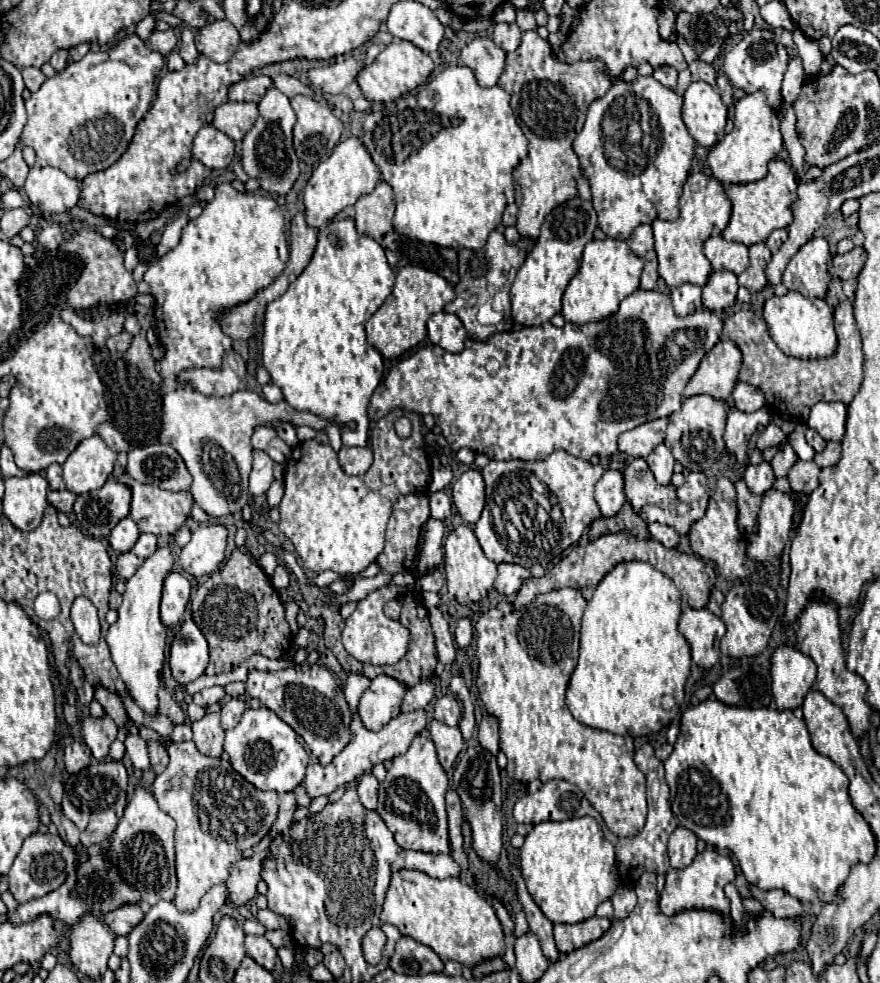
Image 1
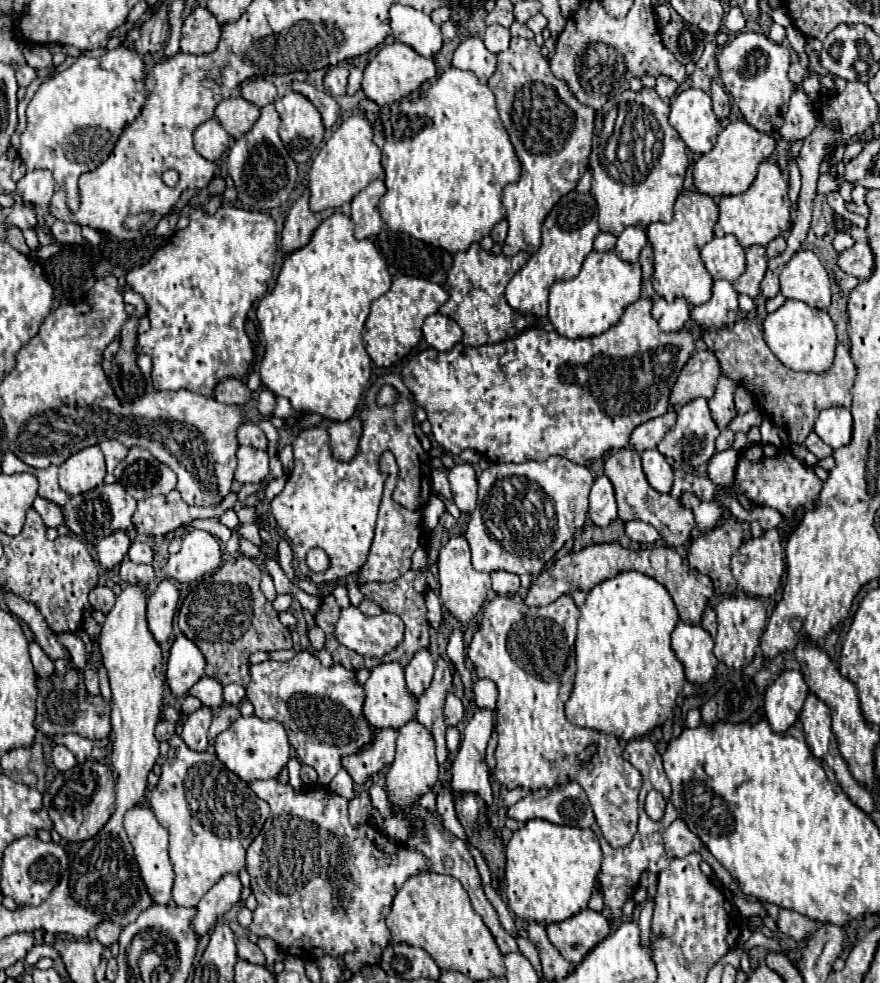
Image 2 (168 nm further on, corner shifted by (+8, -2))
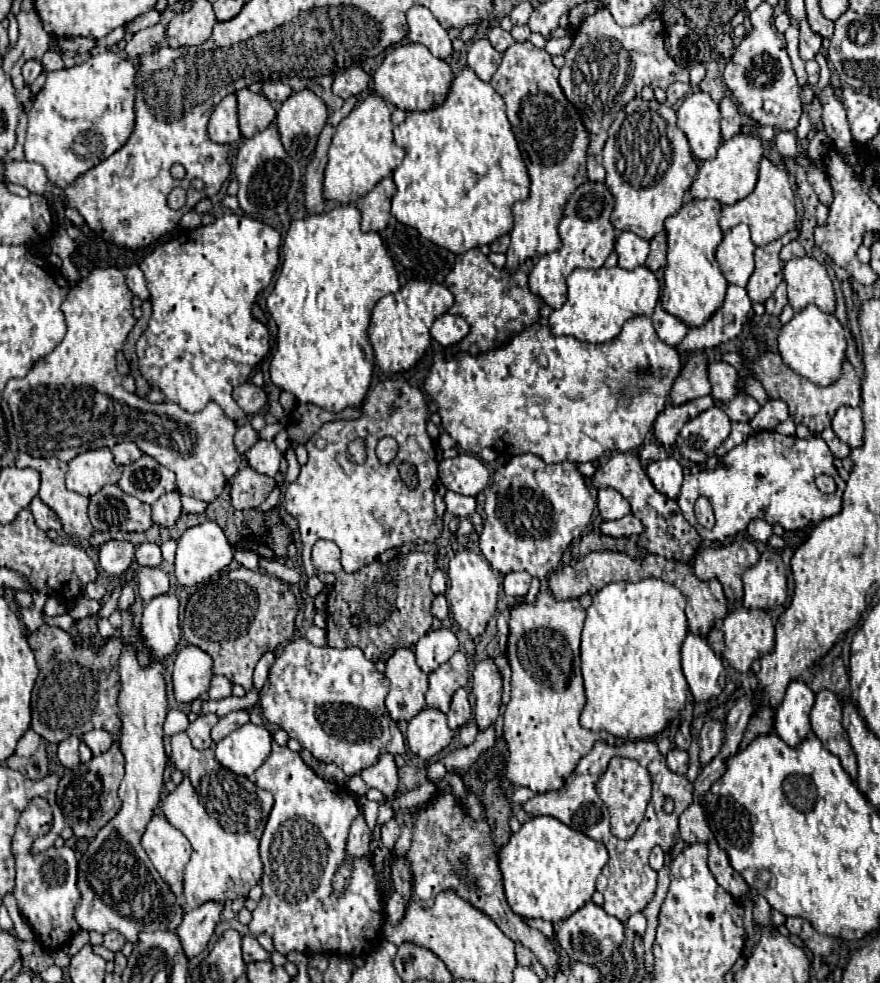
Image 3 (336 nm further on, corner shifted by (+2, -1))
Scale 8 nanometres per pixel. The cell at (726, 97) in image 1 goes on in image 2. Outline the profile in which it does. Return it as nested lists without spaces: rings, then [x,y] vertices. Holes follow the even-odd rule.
[[[712,81],[712,91],[710,91],[710,97],[712,97],[712,107],[714,107],[714,113],[716,117],[722,121],[730,115],[730,97],[728,93],[724,91],[724,87],[720,85],[720,81]]]

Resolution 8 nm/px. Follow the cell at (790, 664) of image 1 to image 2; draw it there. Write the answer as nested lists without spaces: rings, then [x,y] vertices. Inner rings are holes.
[[[784,671],[764,693],[766,719],[776,733],[790,729],[802,711],[808,685],[800,671]]]

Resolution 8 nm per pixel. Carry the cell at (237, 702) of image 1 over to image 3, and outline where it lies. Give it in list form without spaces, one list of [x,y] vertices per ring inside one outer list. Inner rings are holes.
[[[236,710],[236,712],[230,712],[230,714],[222,716],[220,722],[212,728],[212,740],[220,742],[224,736],[228,736],[236,728],[244,726],[246,722],[248,722],[248,712],[246,710]]]

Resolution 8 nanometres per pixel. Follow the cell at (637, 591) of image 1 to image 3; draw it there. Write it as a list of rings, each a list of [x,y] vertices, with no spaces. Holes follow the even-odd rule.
[[[658,578],[612,582],[592,596],[580,644],[586,688],[586,706],[580,714],[582,728],[606,730],[624,740],[642,740],[660,734],[680,714],[688,698],[688,682],[680,666],[680,646],[688,634],[684,606],[686,600],[680,590]]]

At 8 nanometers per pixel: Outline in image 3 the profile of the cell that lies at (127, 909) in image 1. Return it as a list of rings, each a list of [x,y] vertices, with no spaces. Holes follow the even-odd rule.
[[[110,930],[110,932],[106,932],[104,934],[104,946],[108,948],[108,950],[112,950],[112,952],[118,952],[122,946],[124,946],[124,938],[122,938],[122,934],[118,934],[116,930]]]

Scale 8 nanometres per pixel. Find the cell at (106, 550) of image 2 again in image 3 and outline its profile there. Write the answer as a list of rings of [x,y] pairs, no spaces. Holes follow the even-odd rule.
[[[108,540],[100,548],[100,566],[108,574],[122,574],[128,570],[134,558],[134,546],[130,542],[120,540]]]

